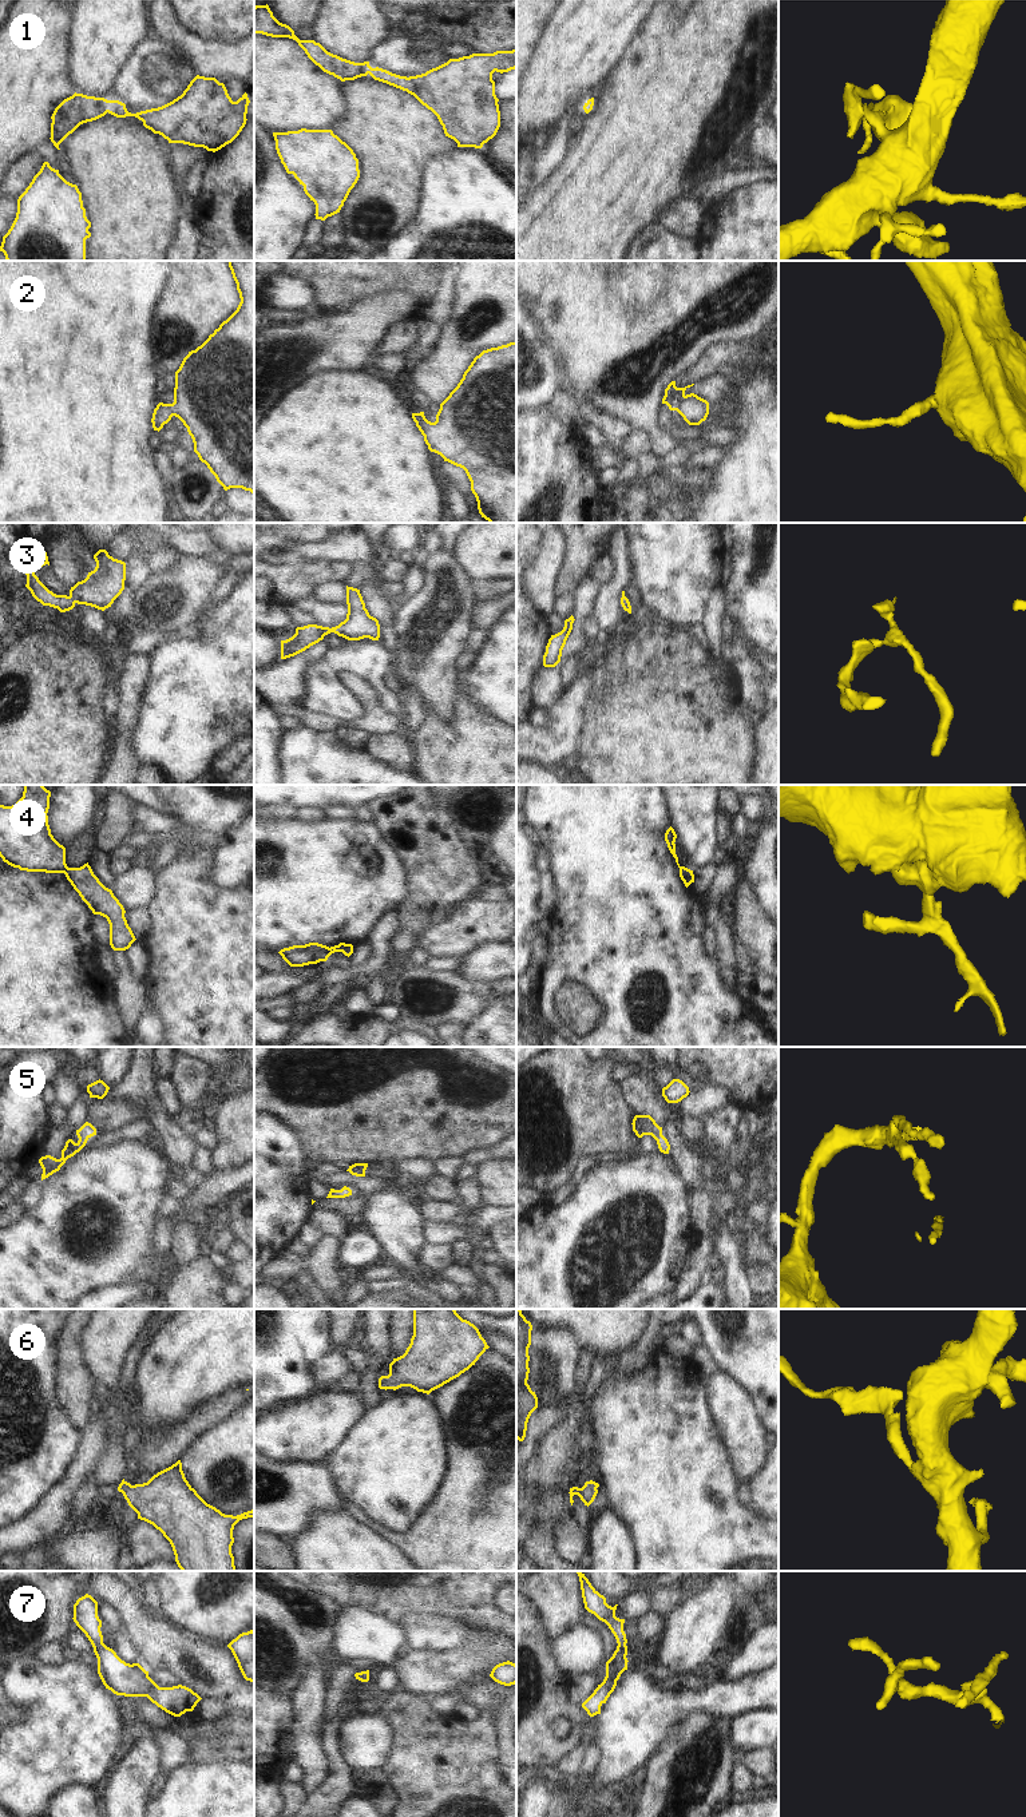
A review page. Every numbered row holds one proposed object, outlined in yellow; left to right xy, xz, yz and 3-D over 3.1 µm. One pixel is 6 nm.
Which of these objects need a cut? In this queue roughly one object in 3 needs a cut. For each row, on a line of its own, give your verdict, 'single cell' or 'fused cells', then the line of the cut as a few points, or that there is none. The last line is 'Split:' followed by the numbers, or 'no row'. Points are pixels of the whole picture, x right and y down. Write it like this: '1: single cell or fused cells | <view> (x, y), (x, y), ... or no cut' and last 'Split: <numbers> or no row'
1: single cell | no cut
2: single cell | no cut
3: single cell | no cut
4: fused cells | xz (329, 948), (327, 956)
5: single cell | no cut
6: single cell | no cut
7: single cell | no cut
Split: 4

